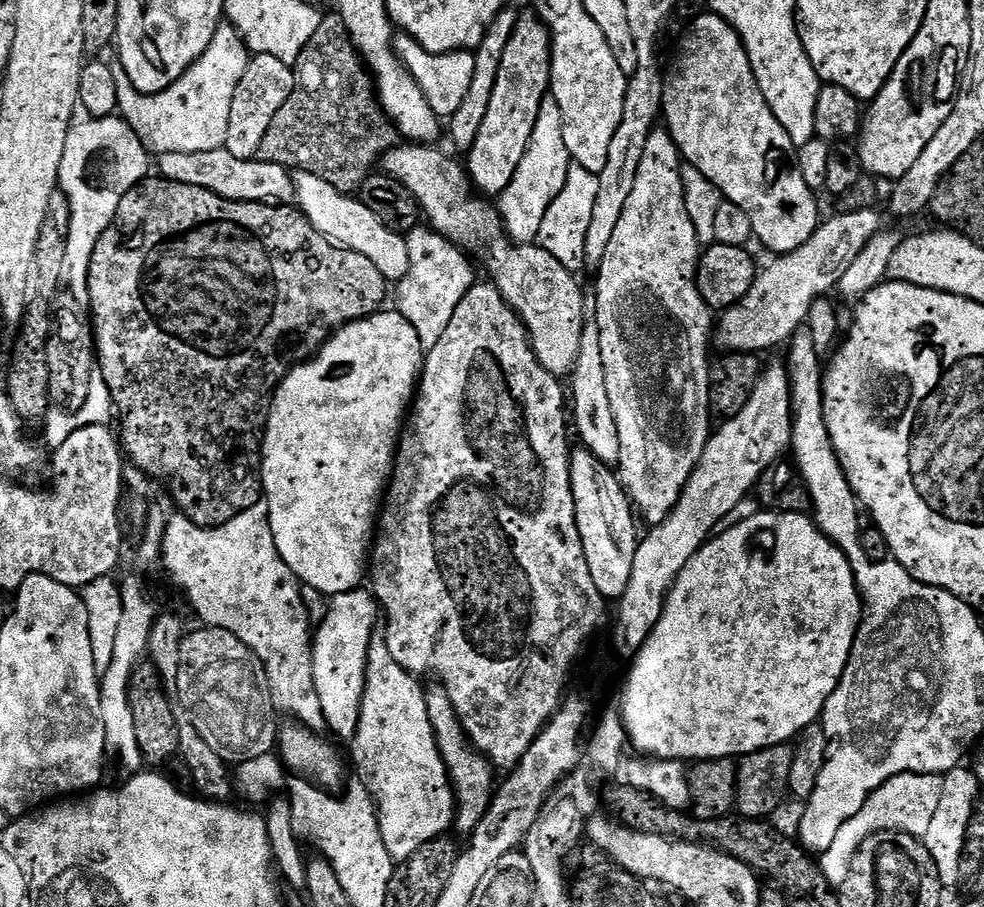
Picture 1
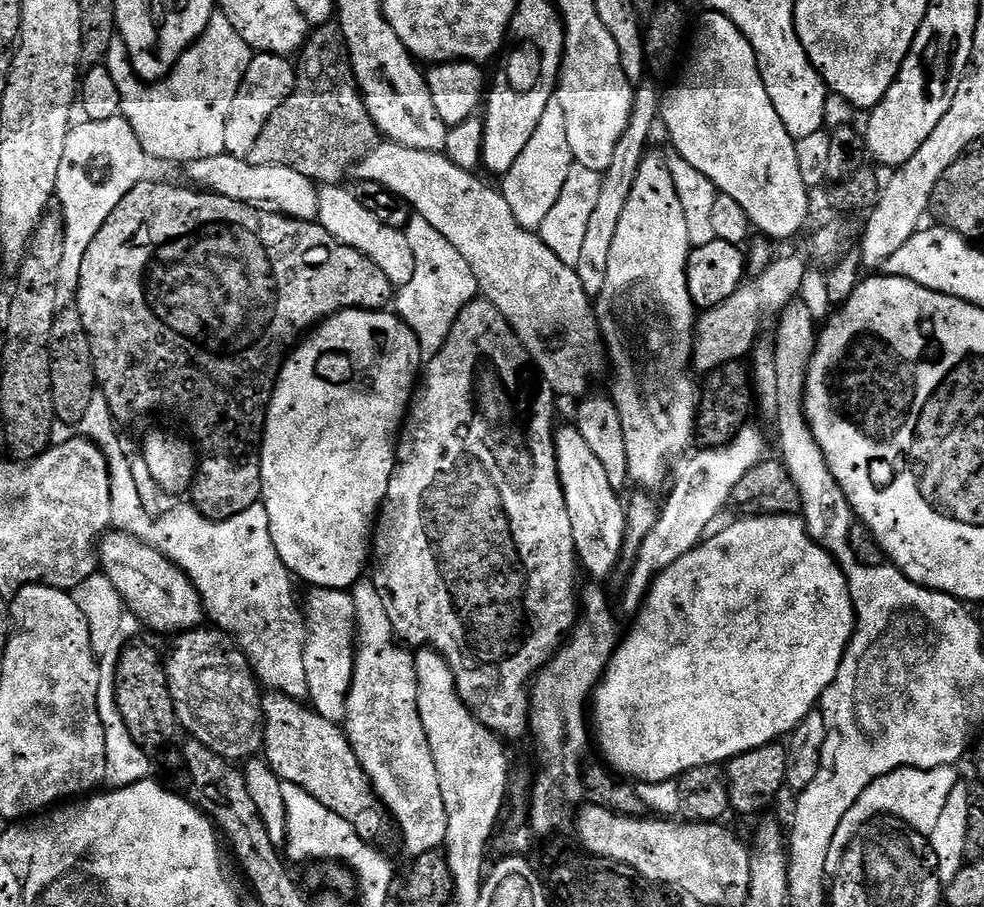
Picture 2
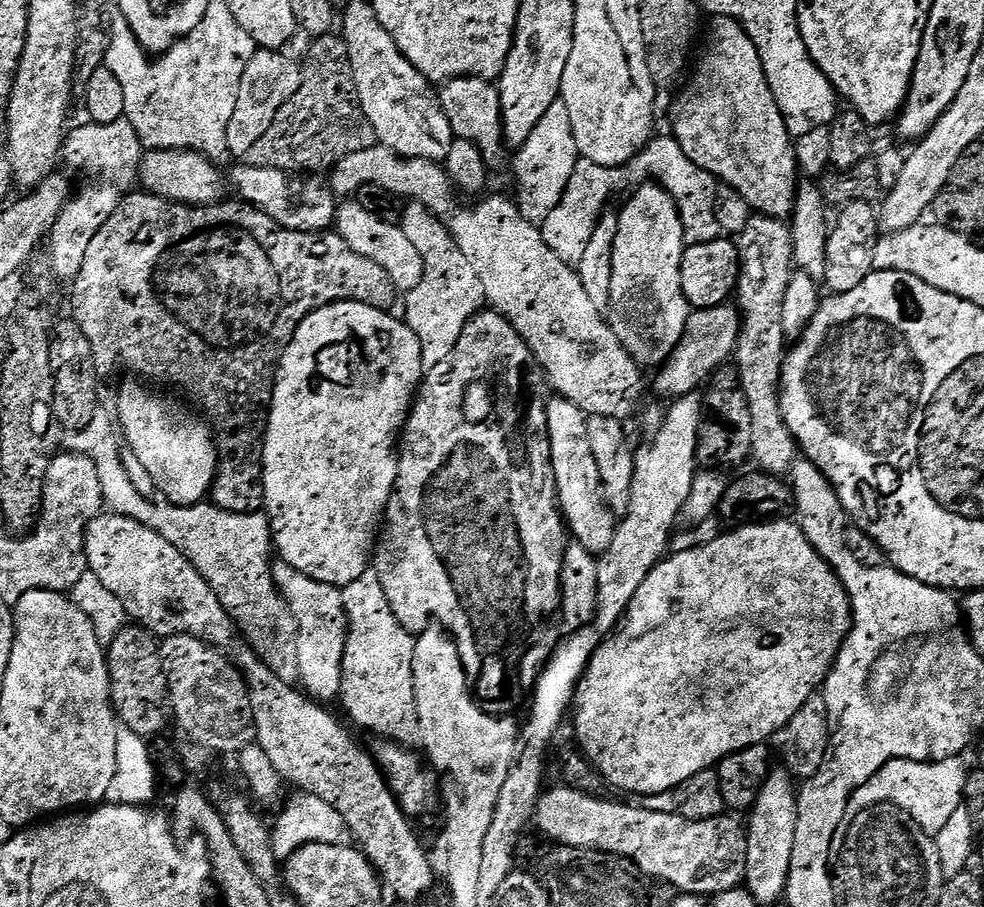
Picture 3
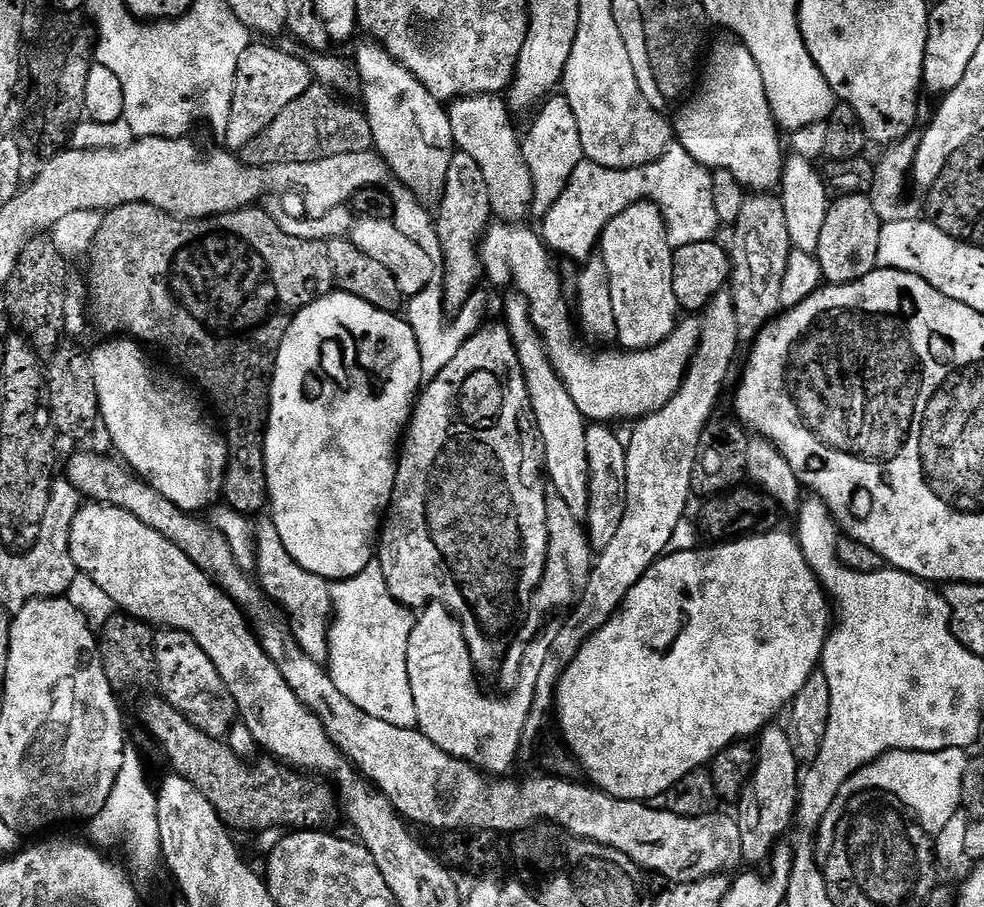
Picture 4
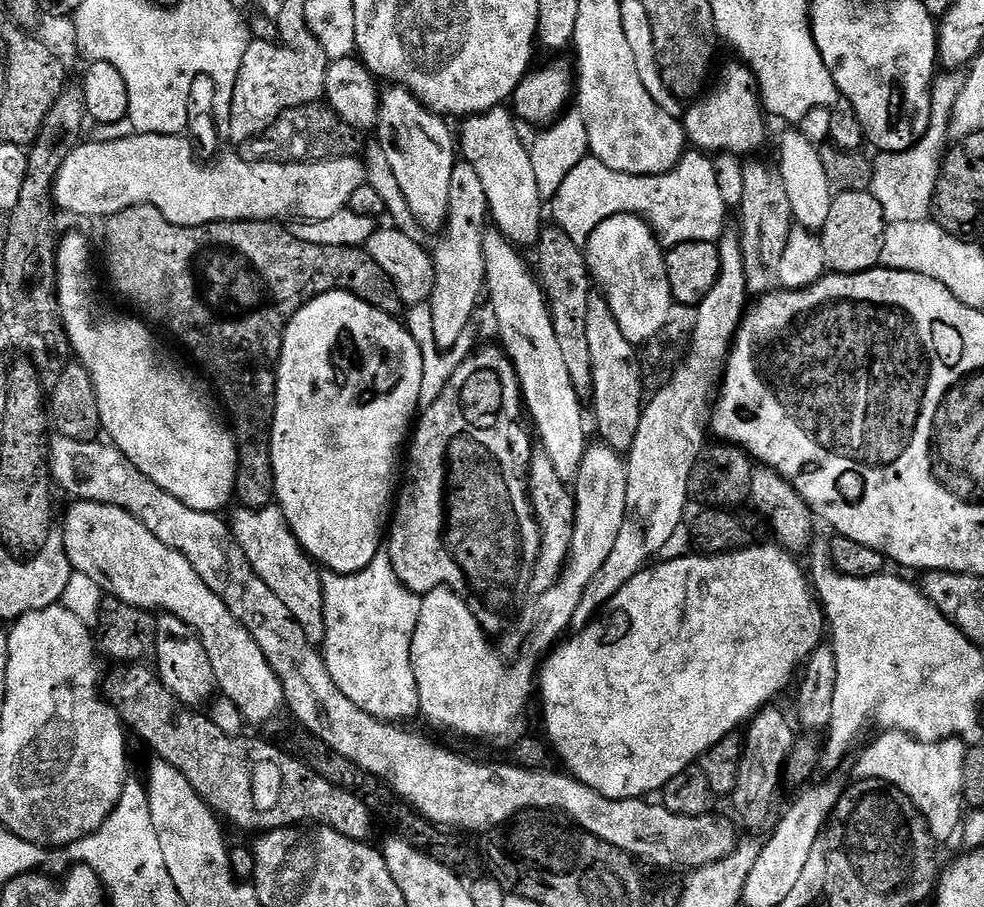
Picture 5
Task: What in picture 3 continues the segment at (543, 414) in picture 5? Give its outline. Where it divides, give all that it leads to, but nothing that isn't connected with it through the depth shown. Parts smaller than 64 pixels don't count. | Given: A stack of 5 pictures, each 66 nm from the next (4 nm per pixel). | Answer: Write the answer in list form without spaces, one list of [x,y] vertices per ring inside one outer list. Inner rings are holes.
[[[552,398],[552,401],[548,404],[548,441],[546,441],[546,447],[548,449],[548,458],[552,465],[552,473],[554,474],[554,482],[556,483],[556,499],[558,501],[558,507],[564,517],[567,529],[572,533],[576,534],[574,536],[575,543],[581,544],[586,551],[593,554],[601,554],[606,552],[607,548],[610,546],[610,542],[614,538],[616,533],[616,525],[618,523],[617,517],[614,515],[611,508],[604,503],[602,499],[602,493],[600,490],[600,475],[598,474],[598,462],[594,462],[594,454],[590,454],[590,438],[586,434],[586,426],[588,425],[587,419],[582,410],[578,410],[578,406],[574,406],[568,400],[562,400],[559,398]]]

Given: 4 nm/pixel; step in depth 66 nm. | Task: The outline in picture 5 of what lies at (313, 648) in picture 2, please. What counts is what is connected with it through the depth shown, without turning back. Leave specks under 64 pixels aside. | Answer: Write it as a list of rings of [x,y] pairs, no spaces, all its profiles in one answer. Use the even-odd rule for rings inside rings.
[[[269,506],[262,510],[253,508],[235,509],[230,527],[236,543],[240,545],[250,566],[282,598],[286,610],[298,622],[311,644],[320,646],[324,643],[324,582],[319,567],[306,555],[294,538],[279,506]]]

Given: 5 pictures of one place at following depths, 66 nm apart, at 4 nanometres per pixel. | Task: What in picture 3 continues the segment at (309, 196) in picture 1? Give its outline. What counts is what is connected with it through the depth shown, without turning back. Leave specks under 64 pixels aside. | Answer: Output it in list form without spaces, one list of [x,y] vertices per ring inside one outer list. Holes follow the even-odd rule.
[[[344,202],[339,205],[334,224],[340,237],[350,246],[350,250],[358,250],[358,254],[370,258],[370,262],[378,262],[378,266],[382,266],[382,270],[390,274],[390,282],[394,282],[397,293],[407,294],[422,281],[422,257],[413,243],[405,237],[399,224],[382,222],[382,218],[374,218],[374,214],[362,210],[362,206],[355,202]]]

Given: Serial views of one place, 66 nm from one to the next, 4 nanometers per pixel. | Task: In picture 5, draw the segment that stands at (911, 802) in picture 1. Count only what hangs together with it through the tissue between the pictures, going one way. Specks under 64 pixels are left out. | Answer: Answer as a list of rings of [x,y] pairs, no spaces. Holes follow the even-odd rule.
[[[883,731],[880,737],[861,754],[853,766],[856,780],[885,780],[896,785],[914,802],[917,810],[924,815],[932,839],[936,842],[948,840],[957,835],[966,816],[964,791],[962,790],[962,762],[966,745],[963,740],[939,740],[927,744],[915,740],[904,732]]]

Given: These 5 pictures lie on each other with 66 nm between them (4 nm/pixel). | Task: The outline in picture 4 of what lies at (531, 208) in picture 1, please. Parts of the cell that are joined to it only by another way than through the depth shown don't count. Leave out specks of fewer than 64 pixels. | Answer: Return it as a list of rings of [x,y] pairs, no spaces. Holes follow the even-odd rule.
[[[556,94],[545,100],[535,116],[536,121],[533,122],[528,137],[523,137],[522,147],[524,161],[532,179],[531,215],[542,218],[548,213],[550,206],[554,206],[554,202],[562,198],[562,190],[566,190],[574,170],[584,159],[584,151],[582,138],[578,134],[578,122],[574,122],[574,110],[570,110],[570,104],[564,95]]]

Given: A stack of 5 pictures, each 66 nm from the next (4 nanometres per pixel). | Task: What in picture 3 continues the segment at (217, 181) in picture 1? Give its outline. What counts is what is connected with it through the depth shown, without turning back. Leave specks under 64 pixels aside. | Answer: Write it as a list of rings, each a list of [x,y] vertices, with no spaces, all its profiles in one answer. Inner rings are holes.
[[[239,166],[230,176],[230,184],[236,187],[235,195],[245,204],[251,204],[259,212],[265,212],[274,222],[284,228],[299,232],[322,232],[333,227],[338,204],[327,191],[320,188],[295,188],[291,184],[289,173],[273,168],[250,168]]]

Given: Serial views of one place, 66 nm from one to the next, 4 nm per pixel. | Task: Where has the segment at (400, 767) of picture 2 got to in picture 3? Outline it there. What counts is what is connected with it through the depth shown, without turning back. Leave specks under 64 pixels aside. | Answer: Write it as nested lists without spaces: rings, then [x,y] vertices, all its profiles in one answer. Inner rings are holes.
[[[374,570],[364,572],[362,578],[343,585],[342,591],[344,612],[348,615],[348,637],[342,658],[339,703],[344,703],[349,718],[358,727],[369,728],[374,735],[380,736],[376,738],[411,745],[411,740],[415,741],[420,735],[412,678],[412,658],[416,645],[413,633],[408,632],[398,618],[394,618],[394,610],[390,610],[390,602],[386,602],[386,590],[382,590],[382,582],[378,582],[378,574]]]

